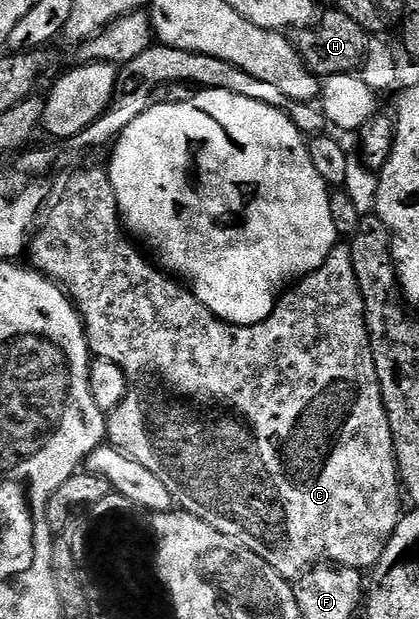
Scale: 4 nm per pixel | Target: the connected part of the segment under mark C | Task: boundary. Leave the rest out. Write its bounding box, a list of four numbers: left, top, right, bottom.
[27,168,403,582]

